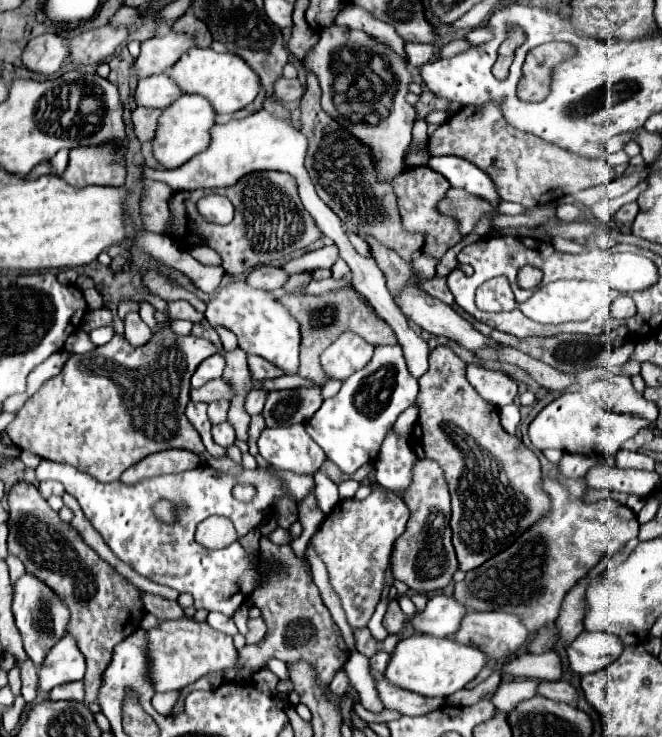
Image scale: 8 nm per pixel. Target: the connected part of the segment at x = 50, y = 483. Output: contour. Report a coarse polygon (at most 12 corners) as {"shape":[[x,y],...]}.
{"shape":[[56,480],[40,482],[40,494],[62,496],[64,488]]}

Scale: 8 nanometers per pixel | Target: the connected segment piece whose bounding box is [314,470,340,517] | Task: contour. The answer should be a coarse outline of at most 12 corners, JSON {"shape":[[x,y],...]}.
{"shape":[[322,470],[314,474],[318,506],[326,517],[336,506],[338,486]]}

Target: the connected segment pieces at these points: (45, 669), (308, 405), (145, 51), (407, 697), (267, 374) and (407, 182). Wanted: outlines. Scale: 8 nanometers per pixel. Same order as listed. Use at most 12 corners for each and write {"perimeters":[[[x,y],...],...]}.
{"perimeters":[[[64,636],[38,668],[40,692],[84,678],[84,656]],[[320,388],[274,390],[262,410],[268,428],[306,424]],[[168,32],[142,42],[136,78],[170,70],[194,46],[188,34]],[[376,674],[376,688],[386,708],[404,716],[422,716],[438,706],[424,698],[386,684]],[[248,356],[248,370],[256,382],[284,374],[272,362]],[[428,166],[396,176],[404,230],[424,236],[440,260],[462,240],[458,220],[438,212],[450,182]]]}

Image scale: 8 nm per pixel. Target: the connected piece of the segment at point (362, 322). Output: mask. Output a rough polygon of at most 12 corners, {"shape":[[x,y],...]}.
{"shape":[[352,290],[282,296],[300,324],[300,376],[324,384],[320,354],[352,330],[396,344]]}

